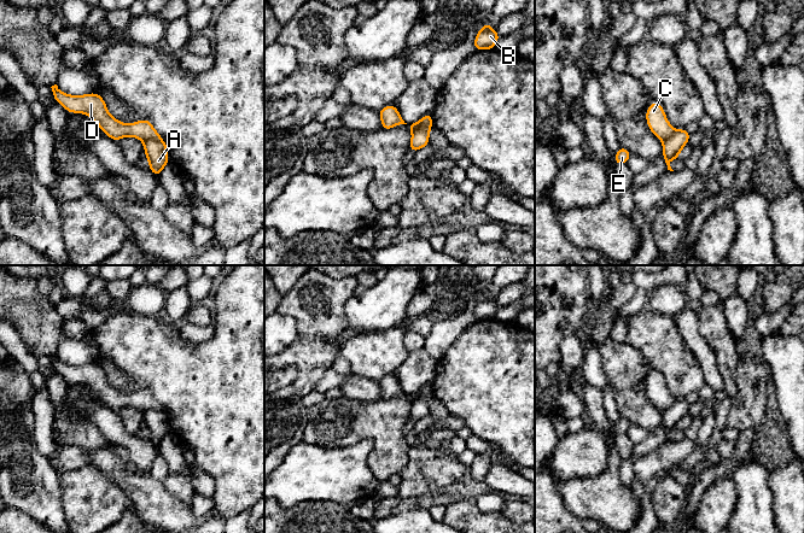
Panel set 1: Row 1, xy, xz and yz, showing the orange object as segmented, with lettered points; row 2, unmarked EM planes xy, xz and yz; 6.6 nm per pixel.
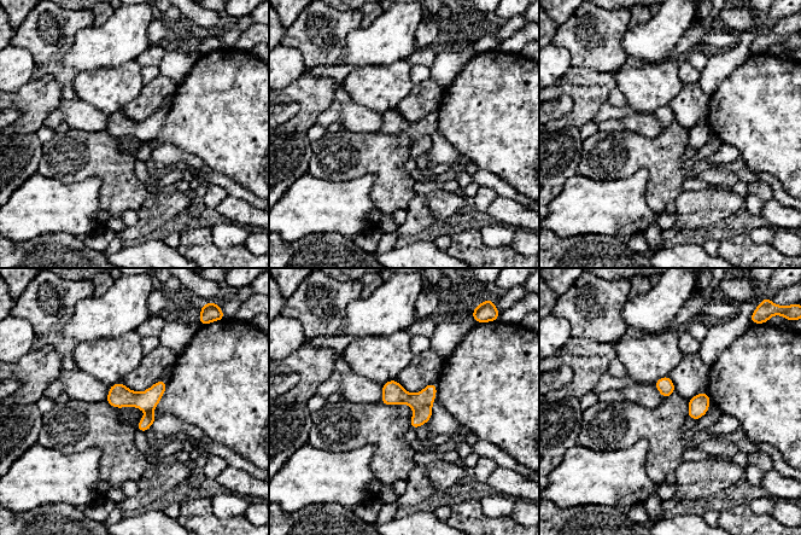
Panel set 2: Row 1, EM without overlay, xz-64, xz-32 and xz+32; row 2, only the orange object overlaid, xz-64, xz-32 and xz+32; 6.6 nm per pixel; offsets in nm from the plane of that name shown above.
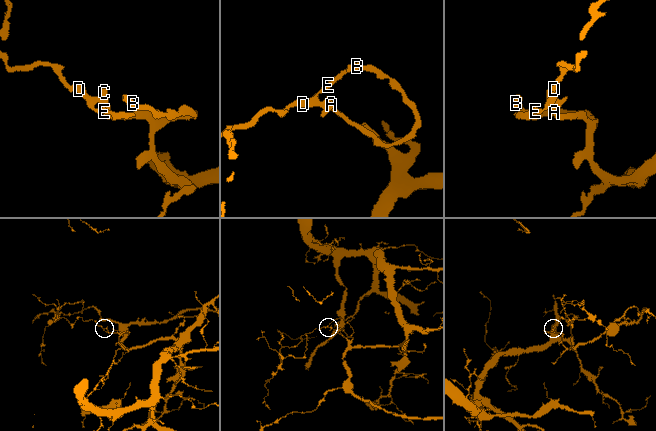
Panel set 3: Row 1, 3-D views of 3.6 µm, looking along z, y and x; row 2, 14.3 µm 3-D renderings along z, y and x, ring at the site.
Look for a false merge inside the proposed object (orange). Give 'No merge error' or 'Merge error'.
Merge error

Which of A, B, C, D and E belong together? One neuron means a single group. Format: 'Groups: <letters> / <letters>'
Groups: A B / C D E

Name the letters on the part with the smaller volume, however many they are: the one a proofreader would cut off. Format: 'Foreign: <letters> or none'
Foreign: C, D, E

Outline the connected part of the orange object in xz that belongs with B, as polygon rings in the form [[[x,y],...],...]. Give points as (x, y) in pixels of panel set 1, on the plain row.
[[[485,293],[478,301],[473,316],[477,321],[484,320],[494,320],[495,314],[497,310],[502,308],[499,305],[490,295],[490,293]]]

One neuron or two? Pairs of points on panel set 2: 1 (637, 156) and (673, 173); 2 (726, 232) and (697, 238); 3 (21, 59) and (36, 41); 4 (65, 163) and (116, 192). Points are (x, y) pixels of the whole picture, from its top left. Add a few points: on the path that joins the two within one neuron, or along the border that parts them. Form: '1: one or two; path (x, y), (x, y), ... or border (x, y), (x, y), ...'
1: one; path (645, 156), (656, 156), (665, 164)
2: one; path (719, 232), (705, 233)
3: two; border (12, 45), (27, 50), (36, 65)
4: one; path (80, 163), (94, 163), (109, 178)

